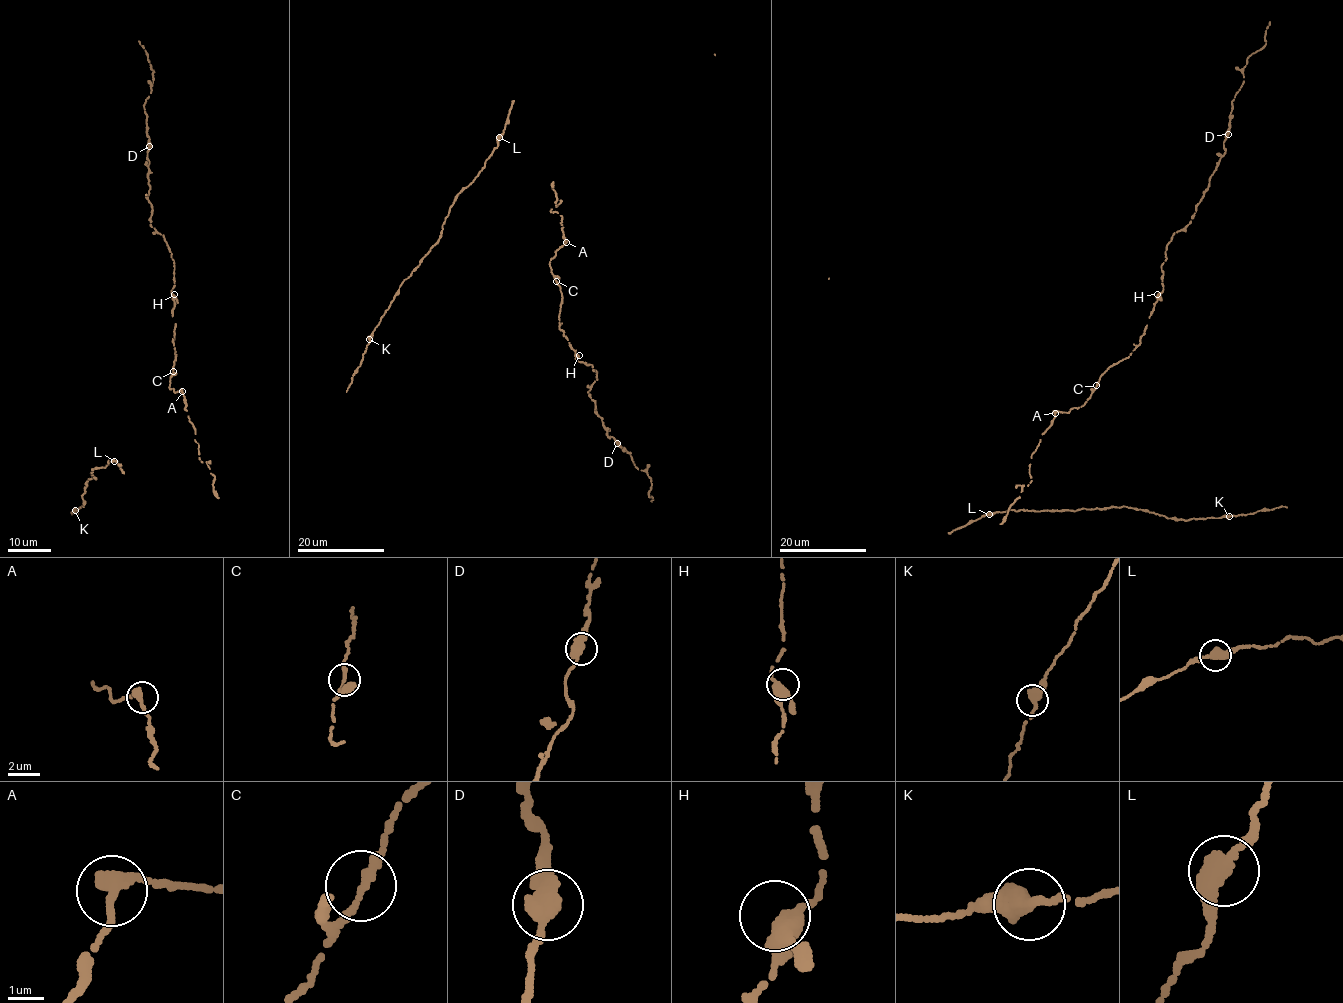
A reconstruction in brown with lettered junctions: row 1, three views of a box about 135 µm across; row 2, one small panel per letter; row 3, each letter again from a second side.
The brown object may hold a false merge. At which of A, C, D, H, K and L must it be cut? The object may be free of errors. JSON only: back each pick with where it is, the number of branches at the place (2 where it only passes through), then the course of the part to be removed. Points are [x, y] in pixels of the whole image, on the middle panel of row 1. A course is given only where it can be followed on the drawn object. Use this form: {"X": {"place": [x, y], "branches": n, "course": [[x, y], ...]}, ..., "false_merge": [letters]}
{"false_merge": []}

